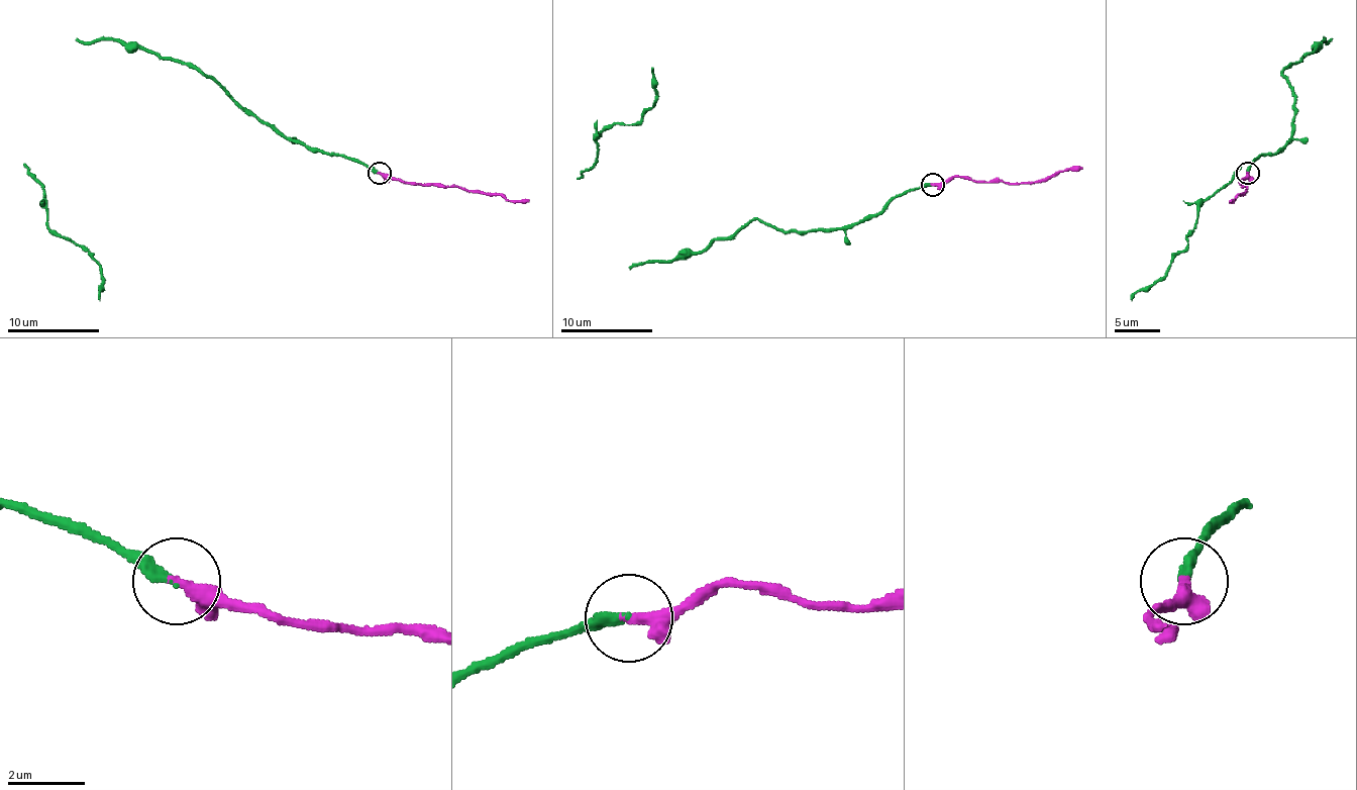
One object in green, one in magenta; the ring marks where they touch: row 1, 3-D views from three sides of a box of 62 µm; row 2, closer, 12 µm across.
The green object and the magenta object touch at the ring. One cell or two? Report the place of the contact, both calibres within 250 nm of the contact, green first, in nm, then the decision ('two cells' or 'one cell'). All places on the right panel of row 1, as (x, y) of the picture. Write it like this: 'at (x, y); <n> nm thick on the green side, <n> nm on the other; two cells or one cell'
at (1247, 173); 240 nm thick on the green side, 360 nm on the other; one cell

